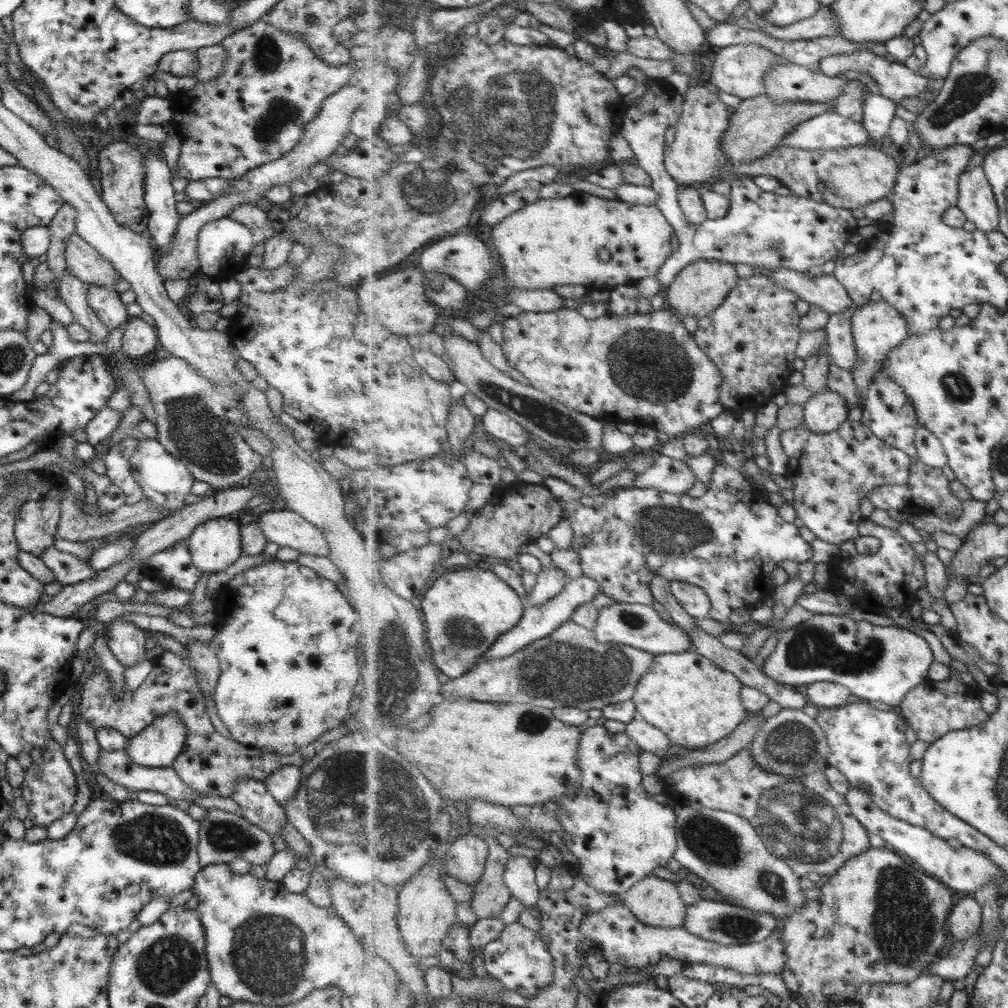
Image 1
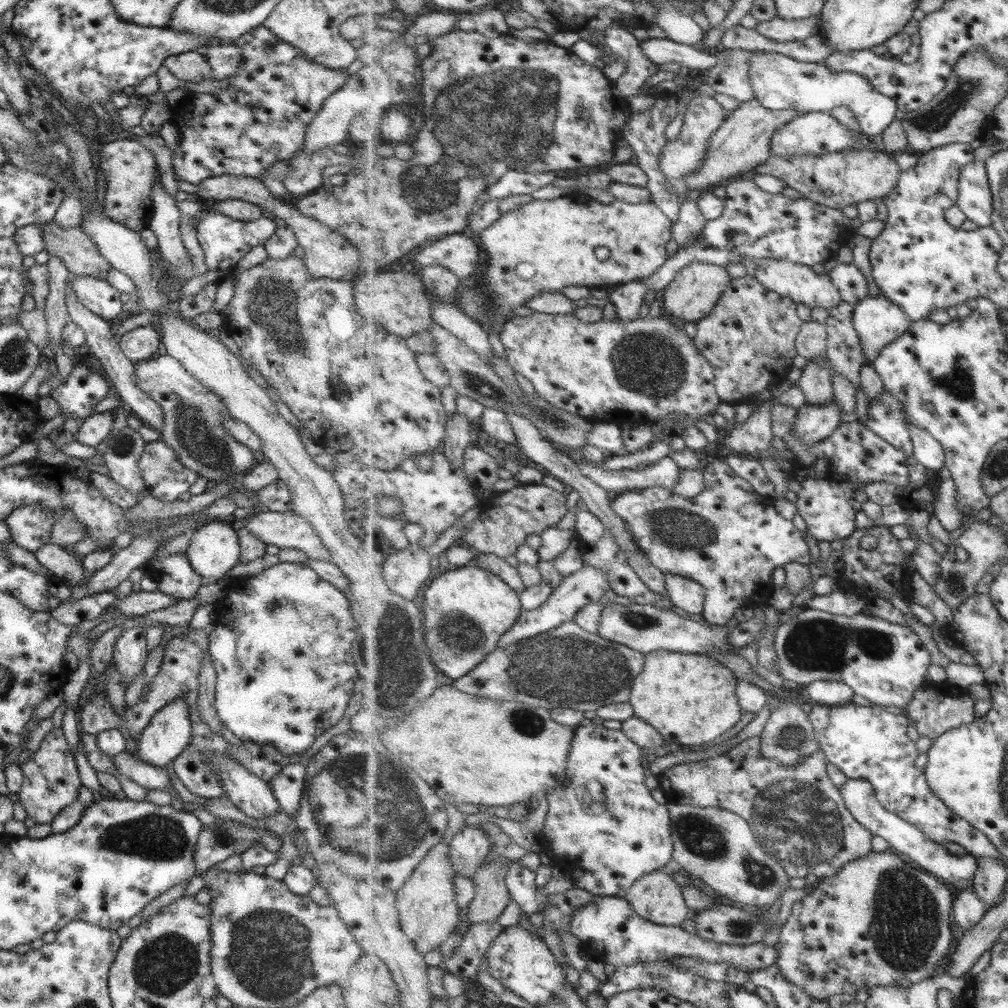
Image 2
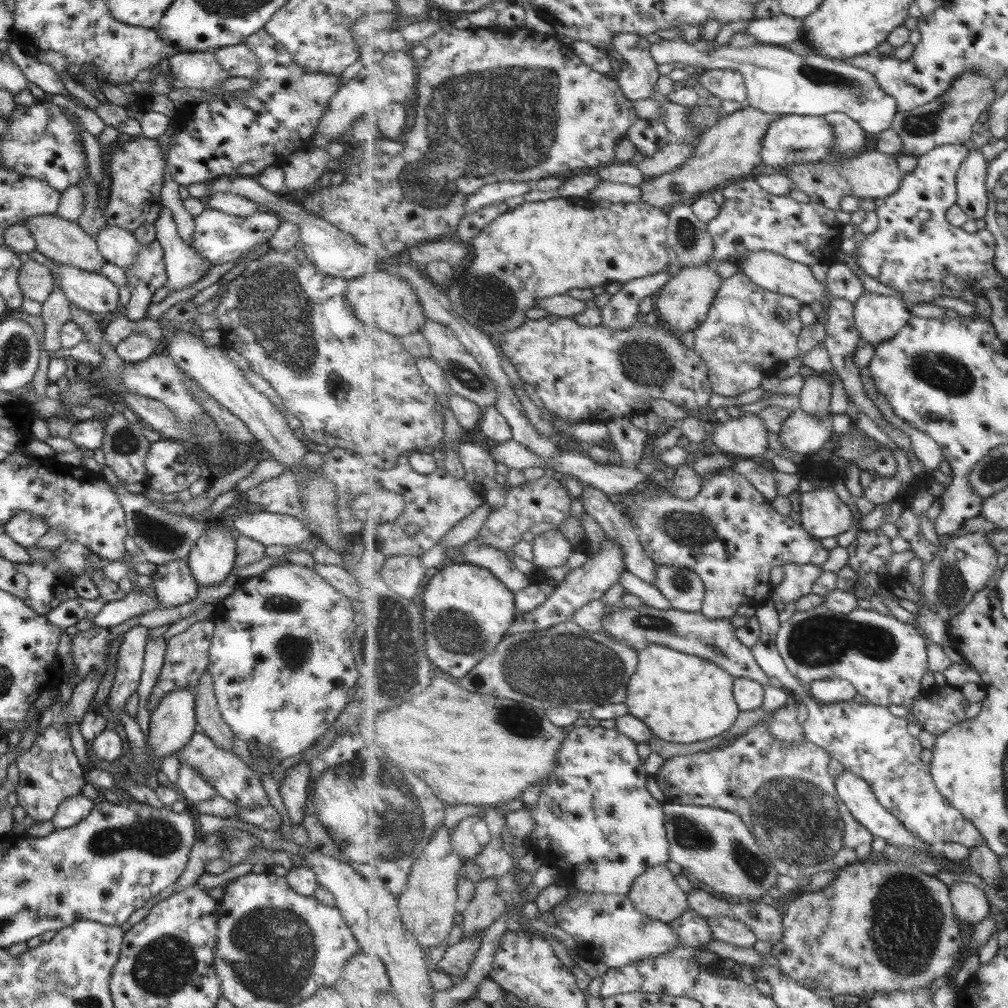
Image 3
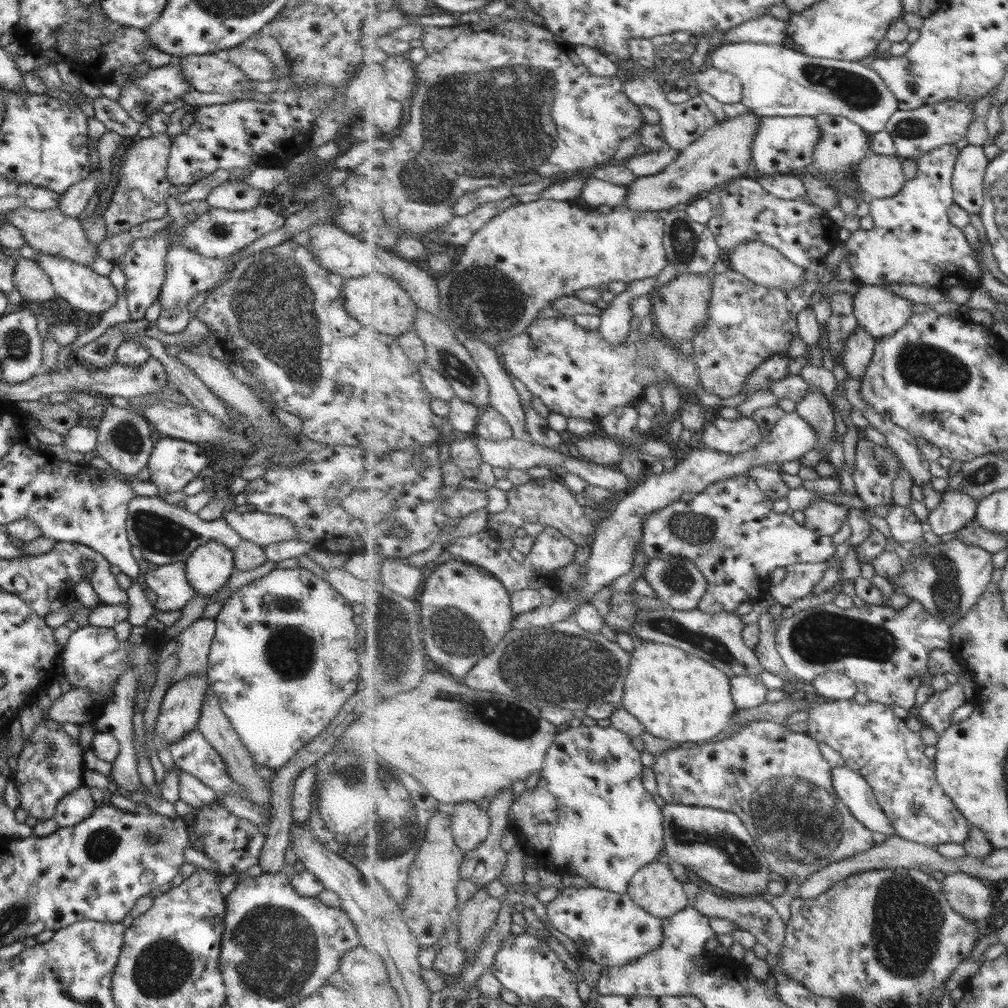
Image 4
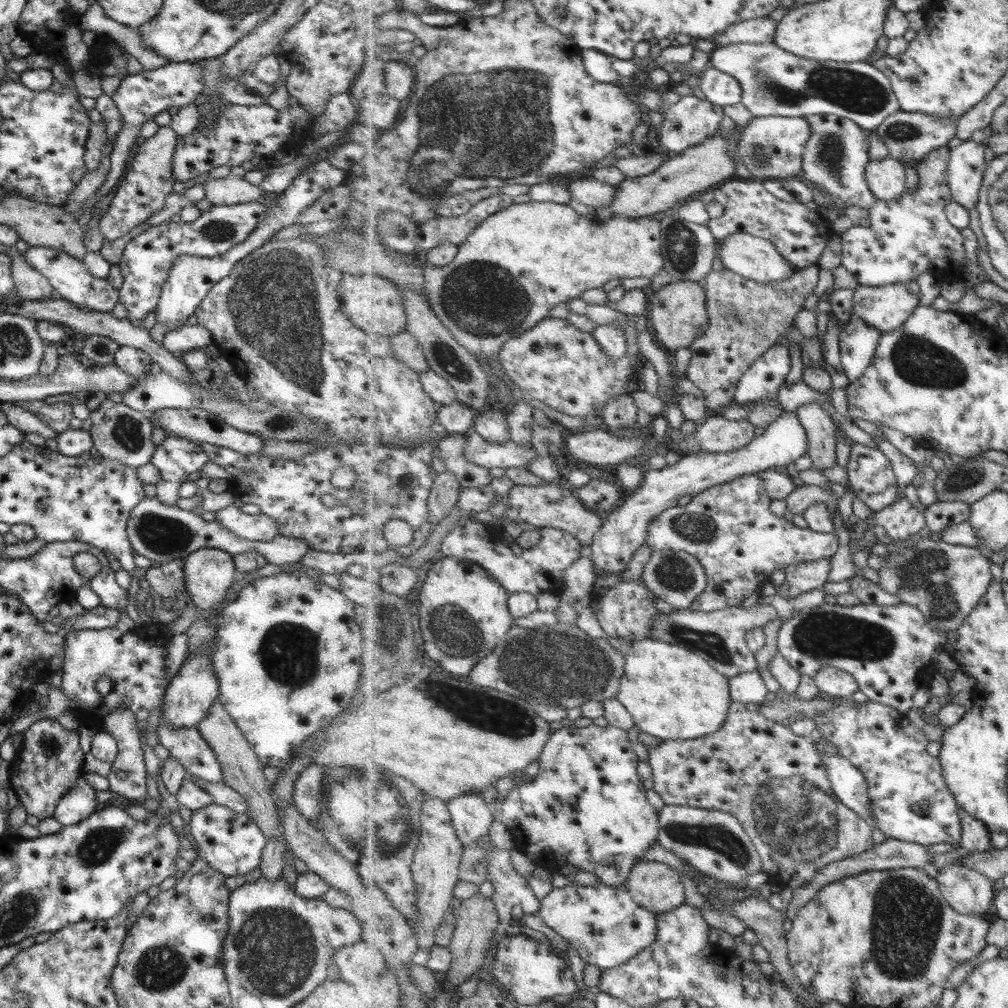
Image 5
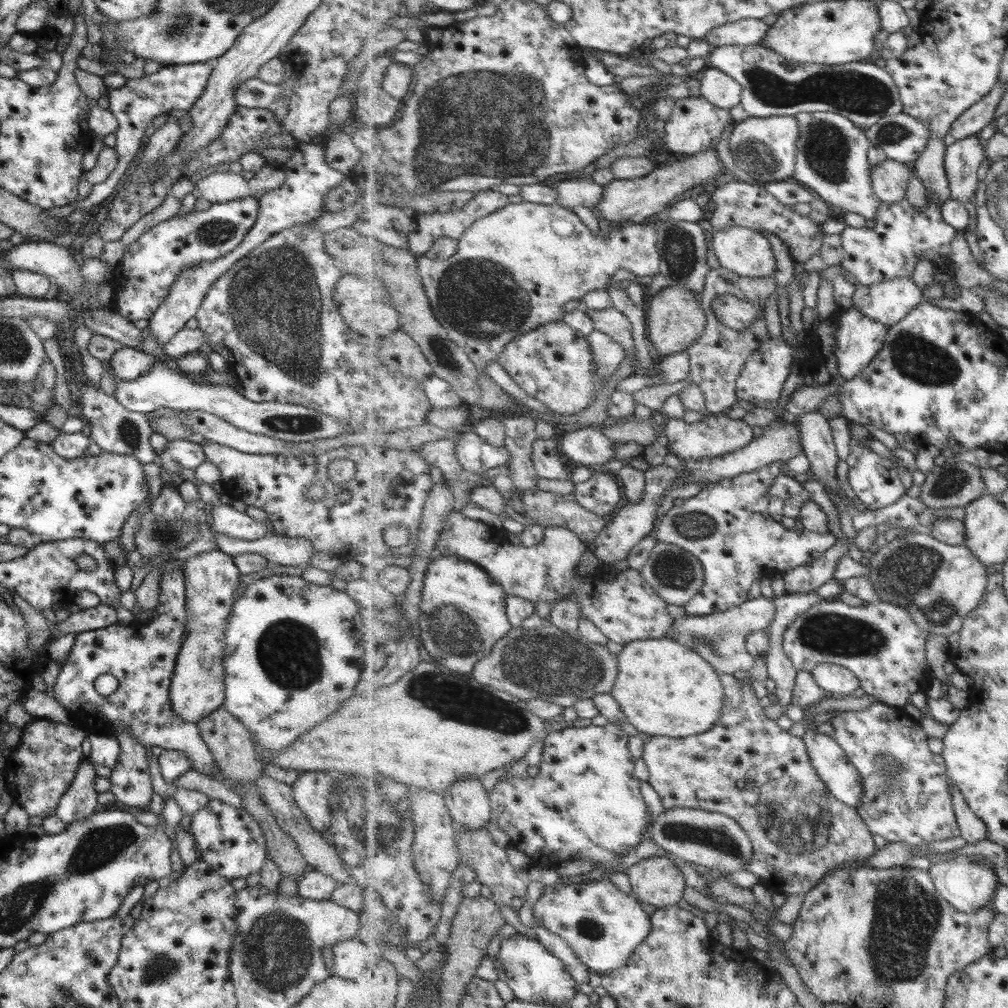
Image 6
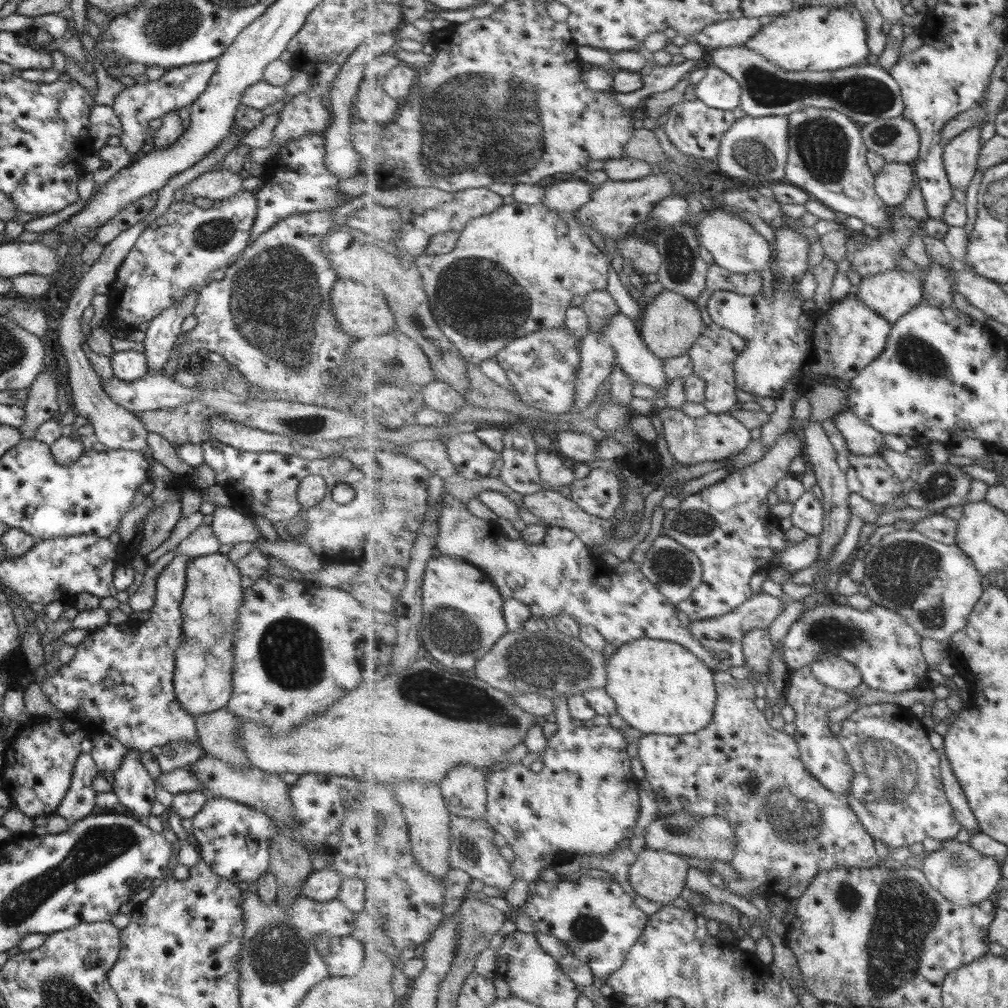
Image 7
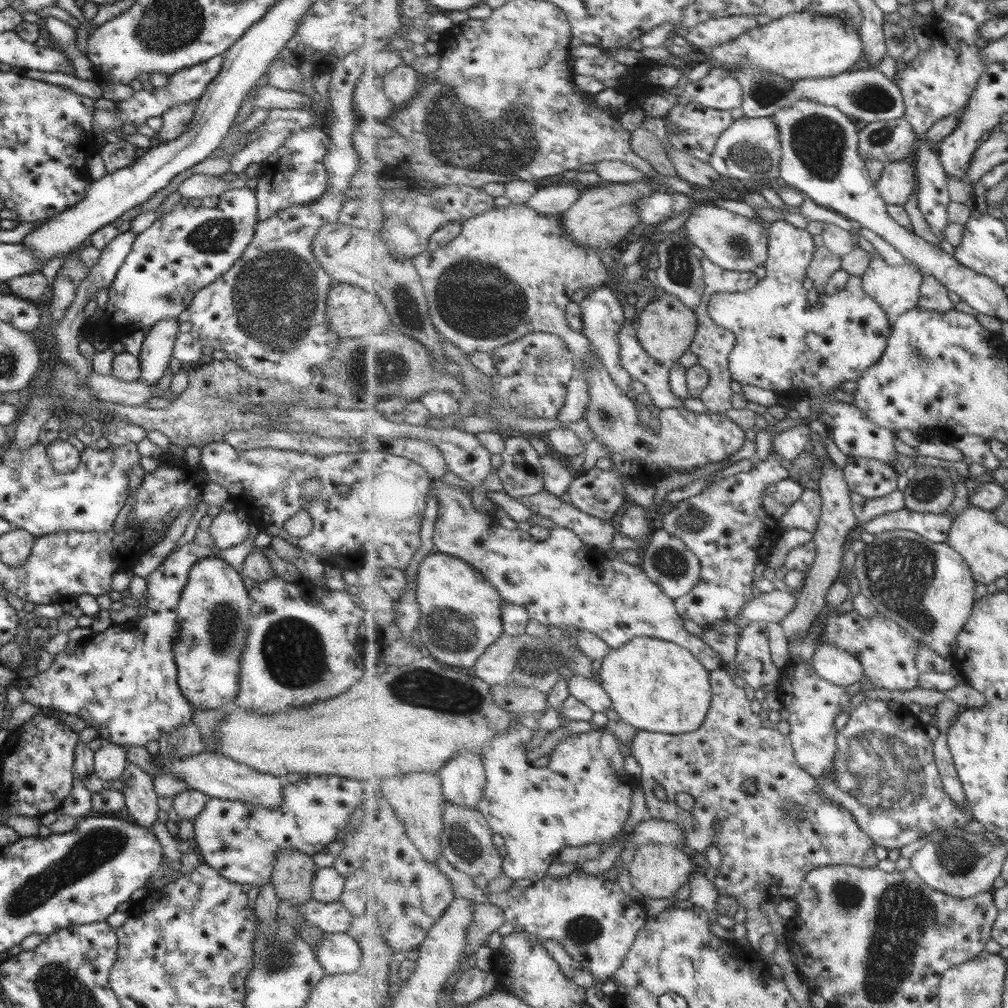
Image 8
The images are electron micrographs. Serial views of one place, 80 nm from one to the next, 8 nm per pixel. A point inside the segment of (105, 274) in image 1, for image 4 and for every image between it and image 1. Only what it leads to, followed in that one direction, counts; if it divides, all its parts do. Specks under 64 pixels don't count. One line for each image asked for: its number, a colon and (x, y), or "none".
2: (80, 256)
3: (60, 241)
4: (47, 231)

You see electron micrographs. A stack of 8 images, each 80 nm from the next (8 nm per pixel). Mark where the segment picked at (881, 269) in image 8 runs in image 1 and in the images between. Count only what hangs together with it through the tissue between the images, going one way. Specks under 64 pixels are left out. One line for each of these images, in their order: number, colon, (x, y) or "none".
1: (879, 328)
2: (879, 321)
3: (878, 317)
4: (883, 313)
5: (887, 307)
6: (889, 302)
7: (892, 294)

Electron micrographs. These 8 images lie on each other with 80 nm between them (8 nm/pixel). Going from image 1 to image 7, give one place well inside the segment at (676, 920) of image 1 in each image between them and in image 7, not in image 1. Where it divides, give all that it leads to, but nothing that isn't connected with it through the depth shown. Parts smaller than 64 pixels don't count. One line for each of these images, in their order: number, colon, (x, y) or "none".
2: (658, 897)
3: (656, 892)
4: (654, 888)
5: (656, 886)
6: (658, 881)
7: (656, 875)

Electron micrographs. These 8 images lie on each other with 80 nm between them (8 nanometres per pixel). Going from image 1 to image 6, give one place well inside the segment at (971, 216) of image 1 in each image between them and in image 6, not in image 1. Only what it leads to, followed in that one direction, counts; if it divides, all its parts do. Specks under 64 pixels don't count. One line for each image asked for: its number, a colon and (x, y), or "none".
2: (975, 198)
3: (972, 191)
4: (971, 165)
5: (967, 166)
6: (963, 159)

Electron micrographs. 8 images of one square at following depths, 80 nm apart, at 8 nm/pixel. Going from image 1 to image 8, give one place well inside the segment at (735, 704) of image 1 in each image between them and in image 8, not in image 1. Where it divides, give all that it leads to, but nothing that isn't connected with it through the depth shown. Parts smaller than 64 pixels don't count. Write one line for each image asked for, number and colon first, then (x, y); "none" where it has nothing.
2: (691, 699)
3: (683, 698)
4: (681, 697)
5: (672, 693)
6: (666, 689)
7: (660, 687)
8: (656, 685)

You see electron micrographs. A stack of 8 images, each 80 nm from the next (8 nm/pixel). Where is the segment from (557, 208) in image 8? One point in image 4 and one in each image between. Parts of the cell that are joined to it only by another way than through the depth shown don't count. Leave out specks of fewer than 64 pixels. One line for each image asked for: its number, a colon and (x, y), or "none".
4: (597, 192)
5: (592, 192)
6: (586, 193)
7: (567, 196)

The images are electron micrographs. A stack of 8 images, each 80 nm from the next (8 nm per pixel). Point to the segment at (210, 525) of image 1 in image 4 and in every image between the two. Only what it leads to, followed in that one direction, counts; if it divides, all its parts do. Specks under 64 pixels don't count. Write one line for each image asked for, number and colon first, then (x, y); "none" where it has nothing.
2: (213, 550)
3: (211, 559)
4: (209, 566)

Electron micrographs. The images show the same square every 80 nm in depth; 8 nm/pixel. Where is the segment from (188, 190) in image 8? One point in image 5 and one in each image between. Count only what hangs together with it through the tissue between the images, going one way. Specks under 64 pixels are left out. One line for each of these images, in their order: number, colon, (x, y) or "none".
5: (231, 190)
6: (220, 186)
7: (213, 185)

